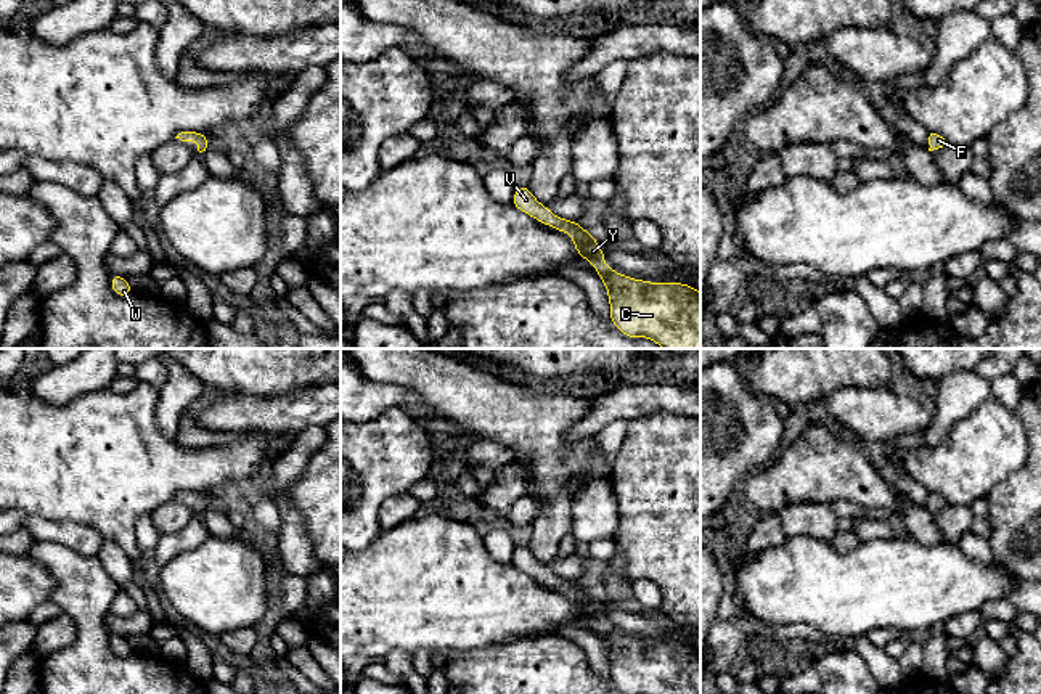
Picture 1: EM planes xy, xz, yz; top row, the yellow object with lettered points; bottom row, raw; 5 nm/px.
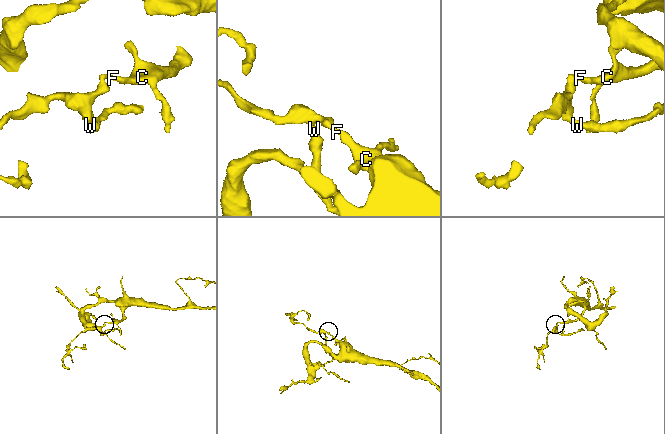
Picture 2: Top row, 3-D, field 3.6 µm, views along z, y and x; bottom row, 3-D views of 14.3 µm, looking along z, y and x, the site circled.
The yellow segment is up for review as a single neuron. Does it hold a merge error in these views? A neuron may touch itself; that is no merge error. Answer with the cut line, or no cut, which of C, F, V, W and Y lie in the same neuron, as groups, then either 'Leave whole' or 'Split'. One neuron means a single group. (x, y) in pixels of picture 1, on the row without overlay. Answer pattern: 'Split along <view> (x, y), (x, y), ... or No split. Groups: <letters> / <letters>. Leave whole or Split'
No split. Groups: C F V W Y. Leave whole

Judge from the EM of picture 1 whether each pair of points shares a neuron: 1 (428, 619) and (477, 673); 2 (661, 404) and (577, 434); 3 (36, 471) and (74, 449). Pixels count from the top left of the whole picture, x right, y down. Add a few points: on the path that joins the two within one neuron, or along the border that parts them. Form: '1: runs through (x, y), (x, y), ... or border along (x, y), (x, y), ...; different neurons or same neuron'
1: border along (487, 645), (469, 649), (449, 649), (445, 653); different neurons
2: runs through (640, 404), (608, 407), (598, 416); same neuron
3: runs through (45, 461), (61, 461), (65, 458); same neuron

